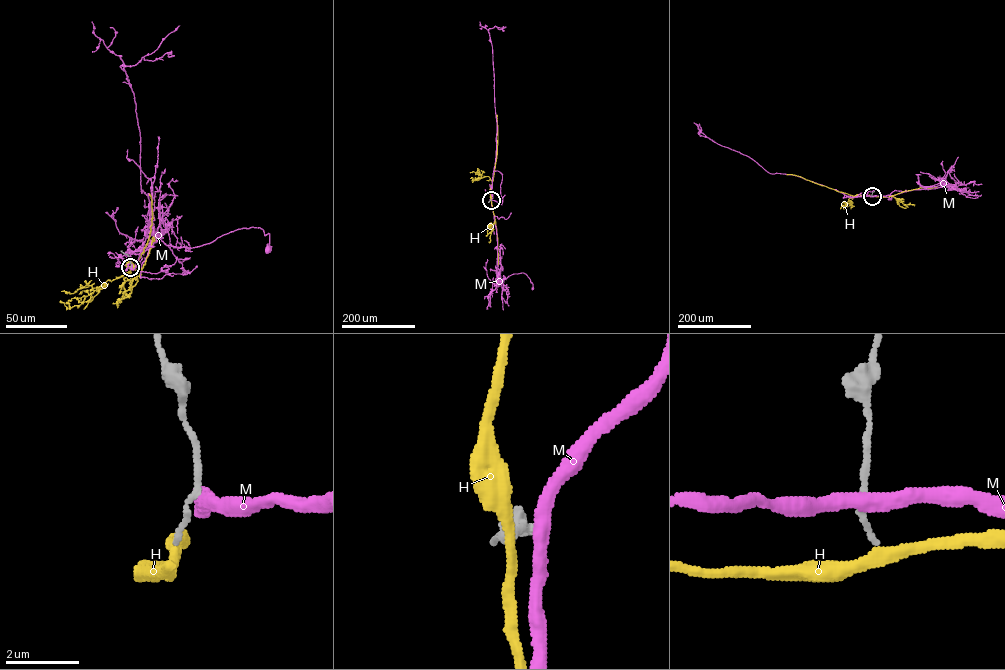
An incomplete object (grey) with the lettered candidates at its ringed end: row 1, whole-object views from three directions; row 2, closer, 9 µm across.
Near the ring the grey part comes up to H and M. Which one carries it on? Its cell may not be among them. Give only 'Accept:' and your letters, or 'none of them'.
Accept: H

